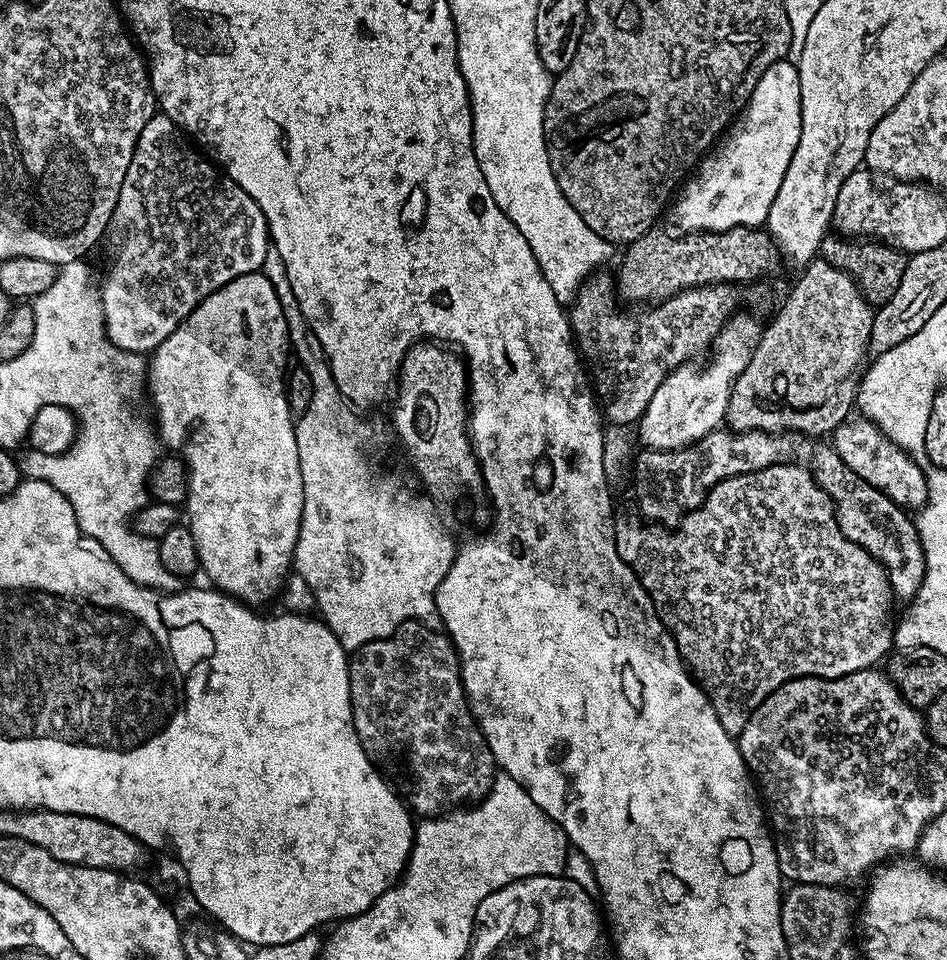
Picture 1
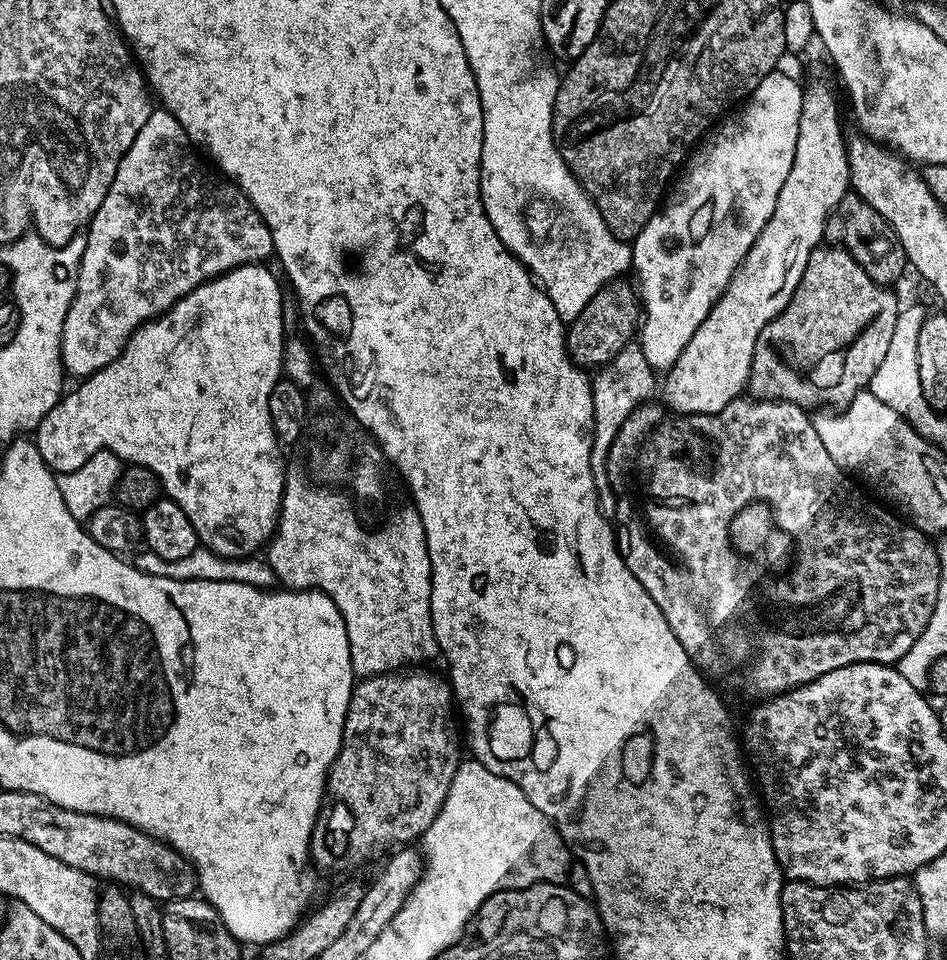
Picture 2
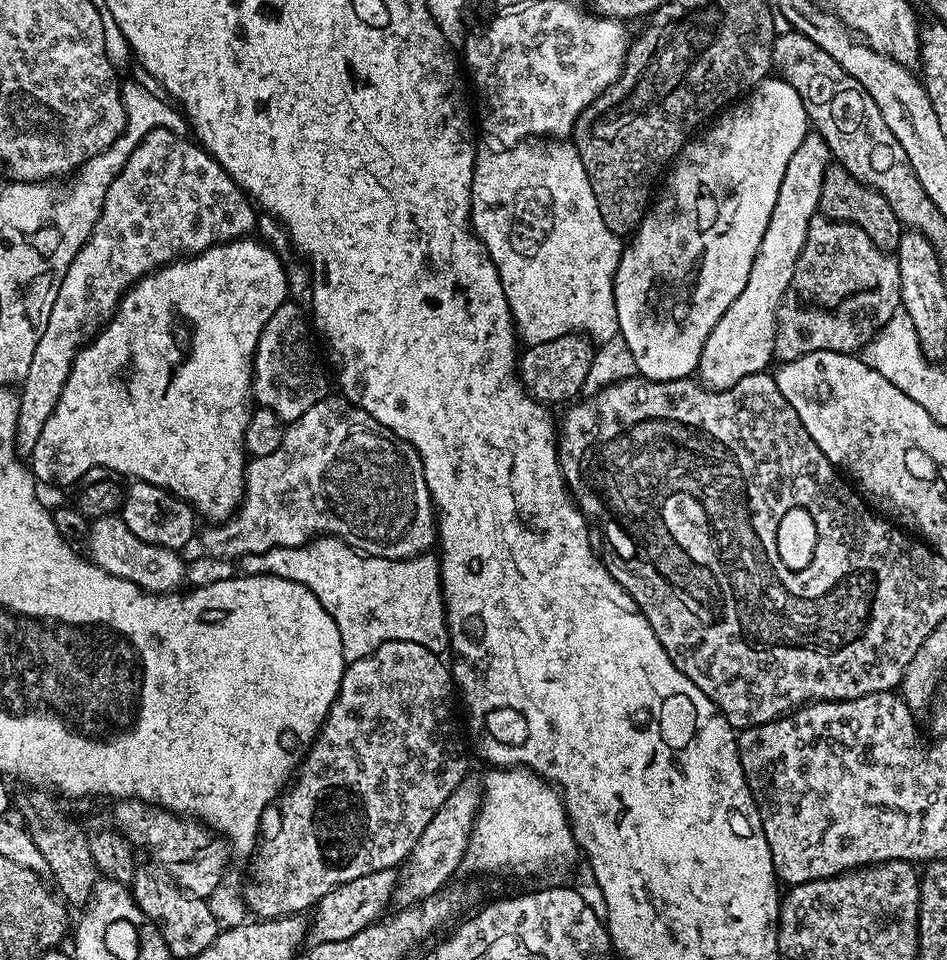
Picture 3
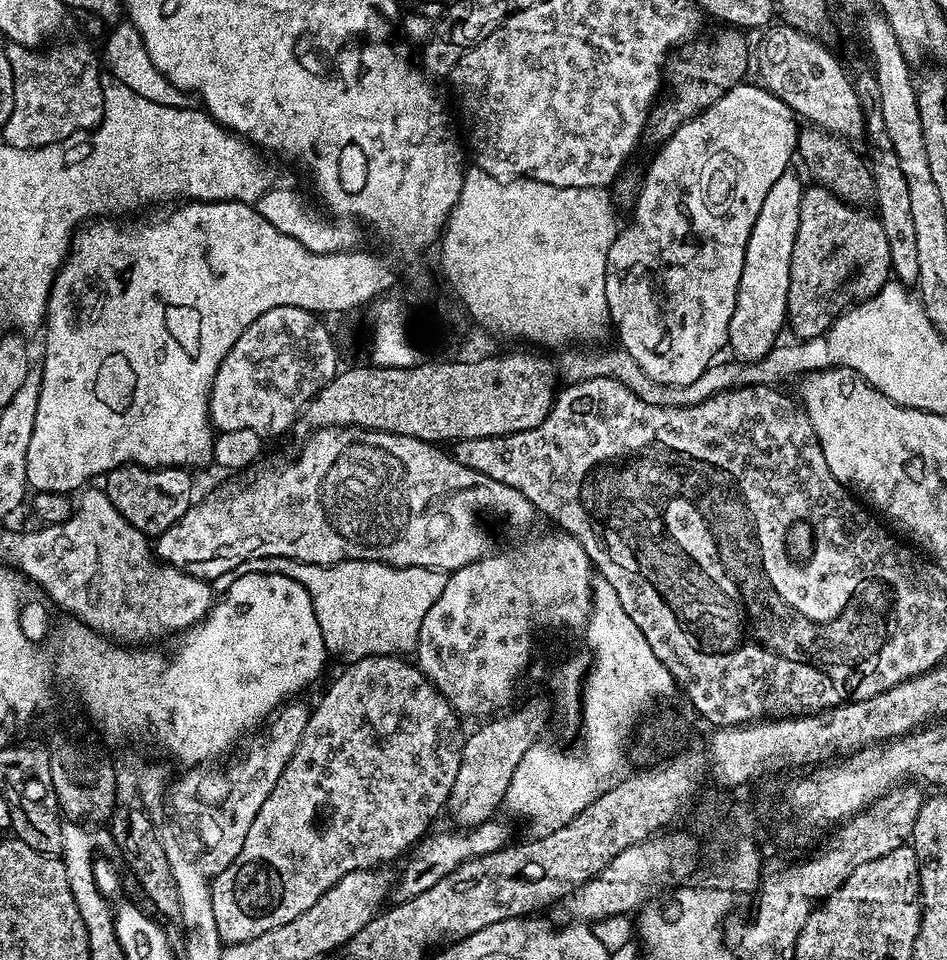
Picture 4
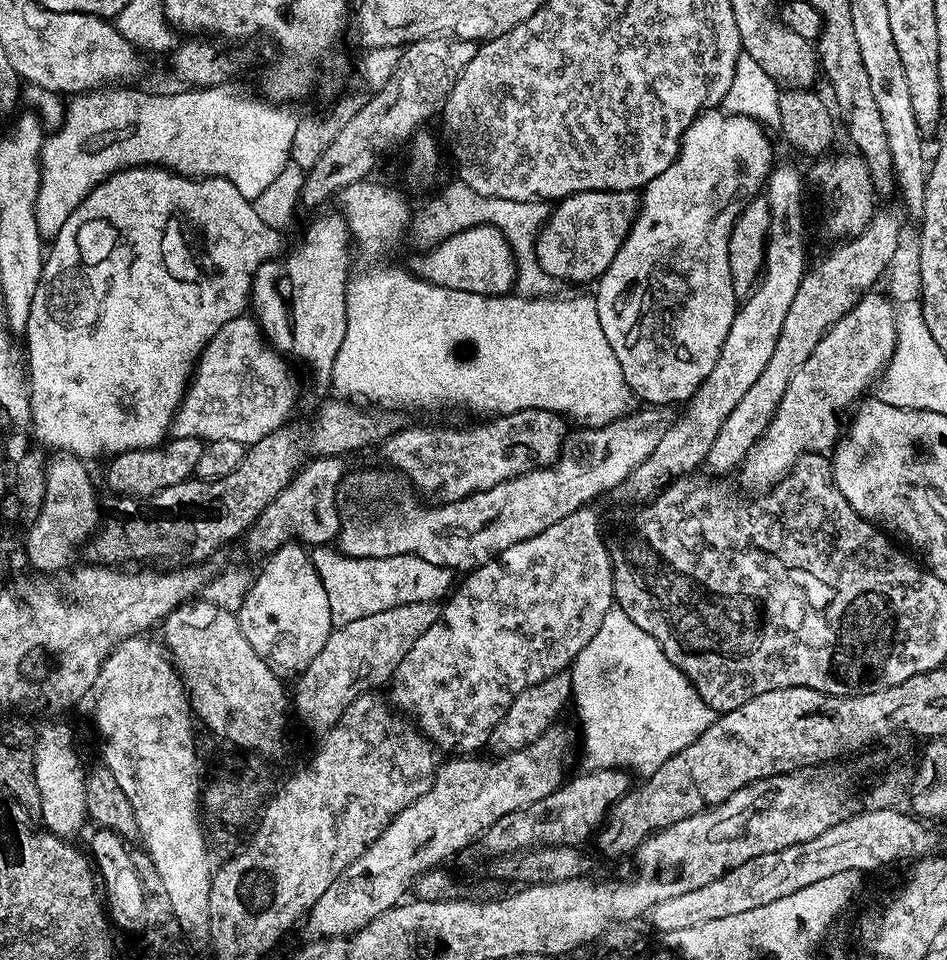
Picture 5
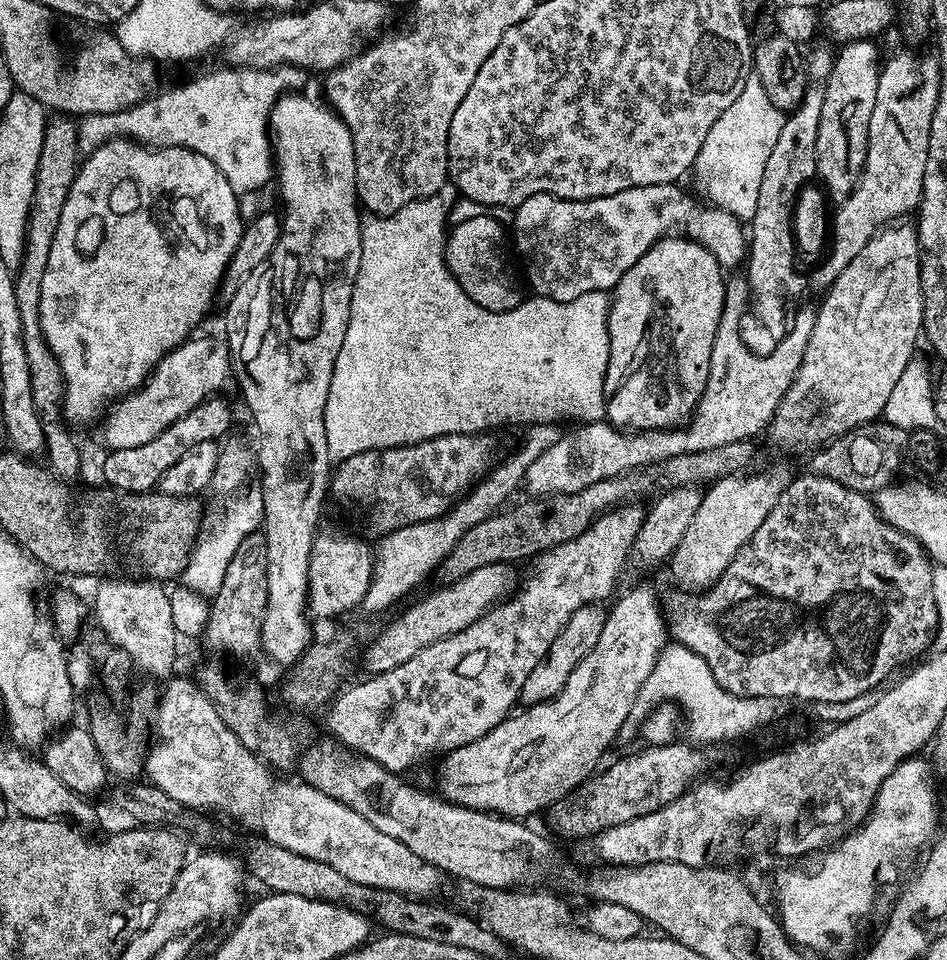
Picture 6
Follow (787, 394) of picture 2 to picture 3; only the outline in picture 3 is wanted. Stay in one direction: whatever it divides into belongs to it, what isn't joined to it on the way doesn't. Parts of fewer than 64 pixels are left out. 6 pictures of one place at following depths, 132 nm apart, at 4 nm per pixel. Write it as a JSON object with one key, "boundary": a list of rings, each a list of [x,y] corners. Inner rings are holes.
{"boundary":[[[817,214],[810,222],[790,286],[786,286],[778,306],[774,353],[782,354],[784,360],[796,360],[827,348],[855,353],[899,308],[900,279],[895,255],[874,246],[858,226]]]}

